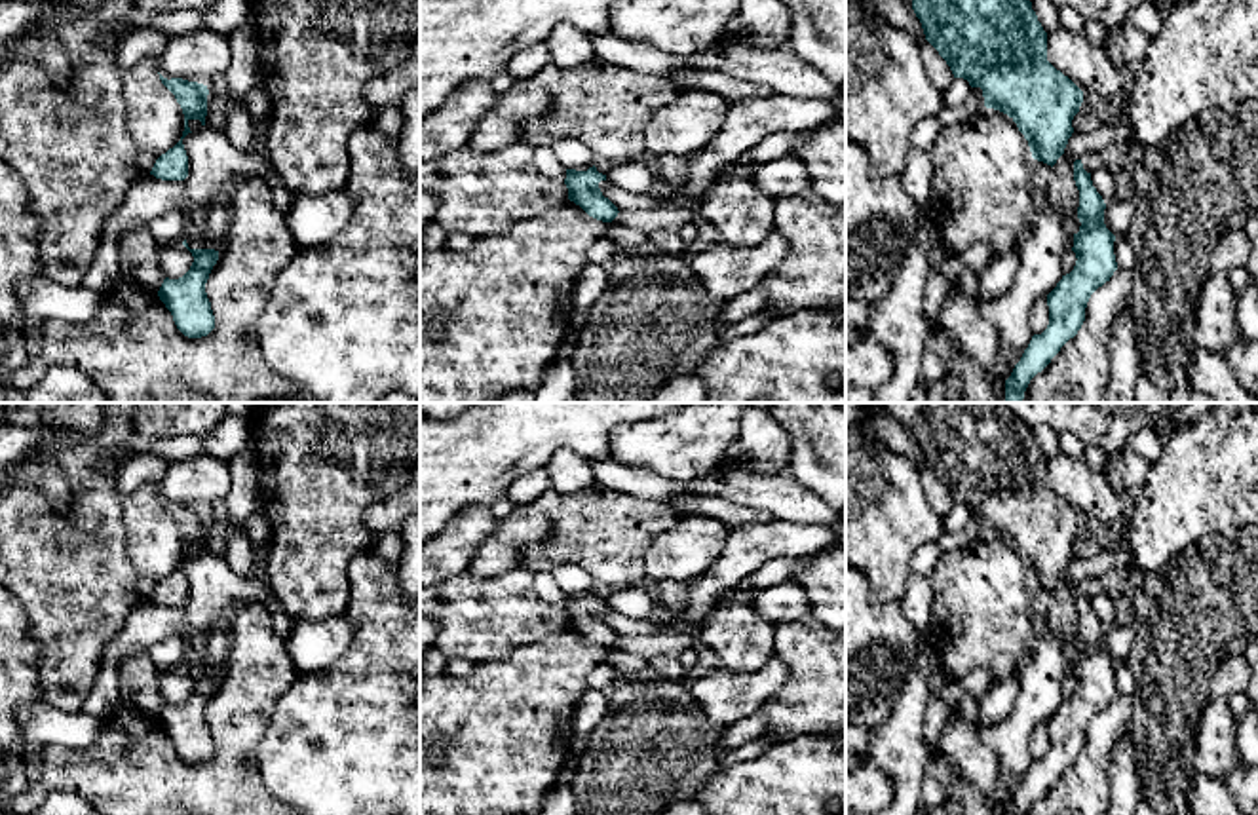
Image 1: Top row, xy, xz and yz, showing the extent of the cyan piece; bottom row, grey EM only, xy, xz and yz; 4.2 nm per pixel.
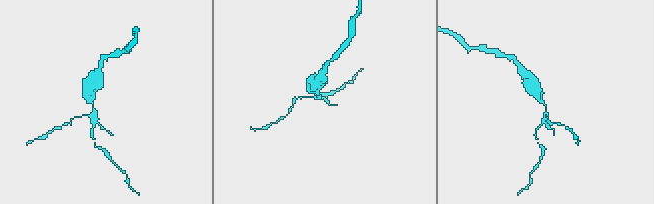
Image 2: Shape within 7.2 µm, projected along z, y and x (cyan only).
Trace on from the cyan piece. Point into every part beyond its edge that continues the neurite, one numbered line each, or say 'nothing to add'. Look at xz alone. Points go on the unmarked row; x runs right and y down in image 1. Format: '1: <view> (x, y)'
nothing to add

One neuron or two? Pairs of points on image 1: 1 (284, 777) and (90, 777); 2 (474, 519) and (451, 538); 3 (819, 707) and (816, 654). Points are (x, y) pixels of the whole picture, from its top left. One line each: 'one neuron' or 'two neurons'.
1: two neurons
2: one neuron
3: one neuron

